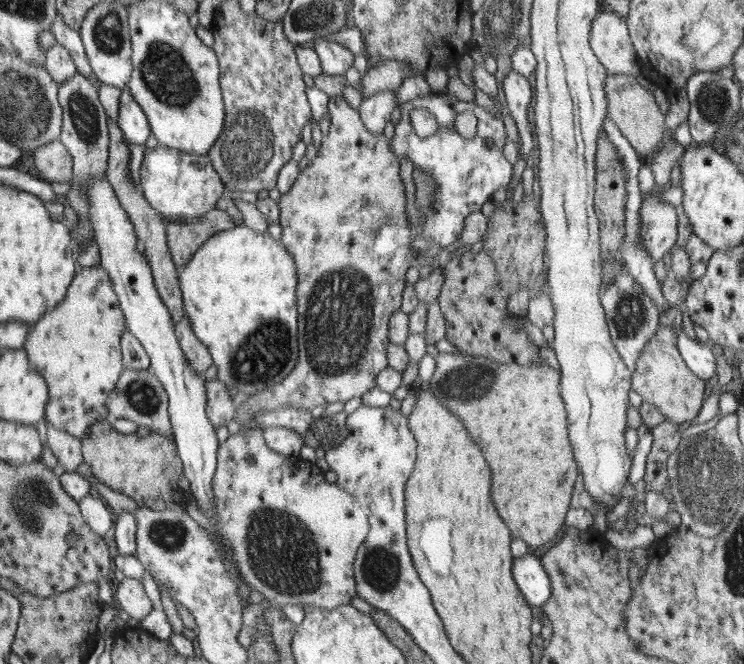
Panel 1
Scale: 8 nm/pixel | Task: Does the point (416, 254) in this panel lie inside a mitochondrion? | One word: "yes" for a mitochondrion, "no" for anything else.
no

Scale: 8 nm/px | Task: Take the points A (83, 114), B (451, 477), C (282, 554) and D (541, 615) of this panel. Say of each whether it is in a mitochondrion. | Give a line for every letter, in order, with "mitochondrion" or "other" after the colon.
A: mitochondrion
B: other
C: mitochondrion
D: other

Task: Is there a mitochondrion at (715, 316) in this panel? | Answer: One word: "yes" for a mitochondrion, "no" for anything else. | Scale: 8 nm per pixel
no

